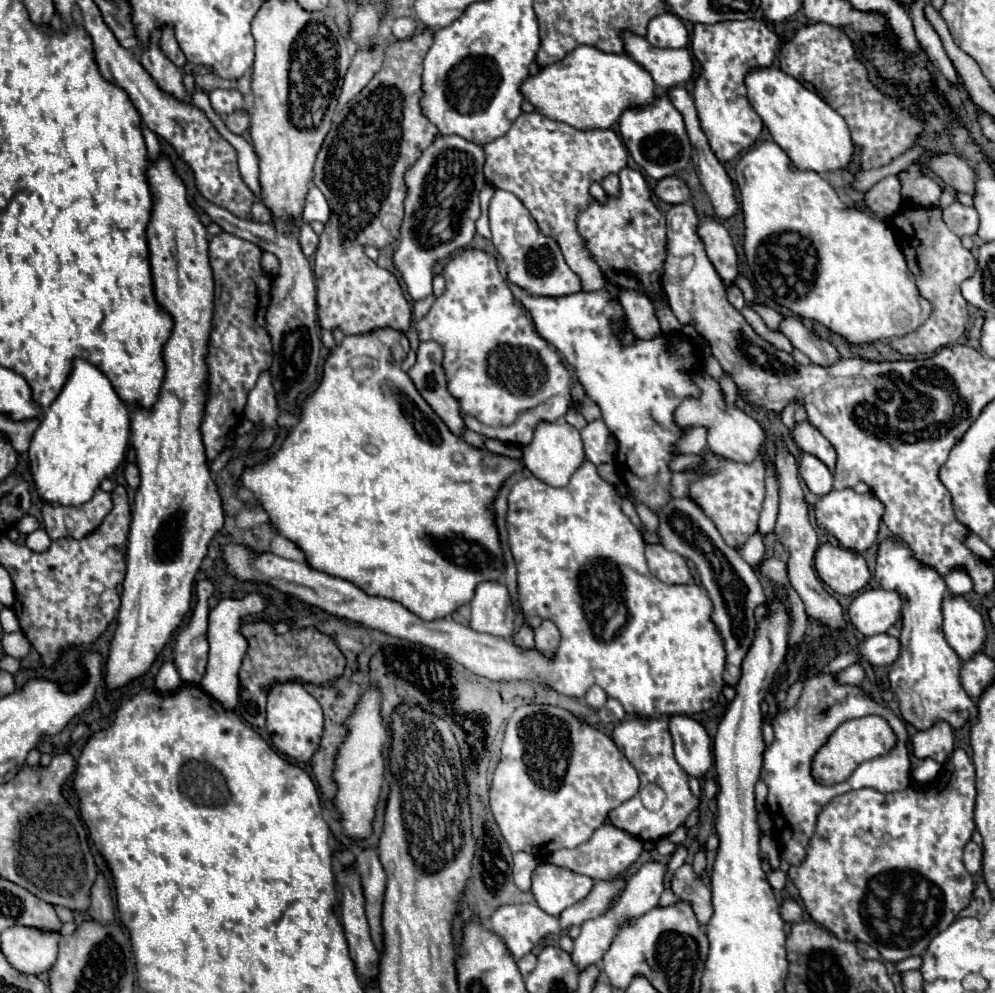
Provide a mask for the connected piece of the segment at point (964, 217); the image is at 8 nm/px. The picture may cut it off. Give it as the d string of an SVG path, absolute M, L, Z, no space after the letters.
M953 202L949 208L943 210L945 224L961 238L961 236L973 236L979 228L979 216L975 208L967 208L961 202Z

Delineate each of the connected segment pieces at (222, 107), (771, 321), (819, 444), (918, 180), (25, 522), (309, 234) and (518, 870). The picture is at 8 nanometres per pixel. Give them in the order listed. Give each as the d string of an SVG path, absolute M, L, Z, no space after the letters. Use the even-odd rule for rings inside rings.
M211 90L209 100L211 100L213 110L219 116L231 114L231 112L243 108L243 96L237 90Z
M749 304L753 310L757 310L757 314L765 320L765 324L767 324L767 328L769 330L775 330L775 332L779 332L781 330L781 320L783 320L783 316L777 312L777 310L773 310L773 308L767 308L767 306L759 306L759 304Z
M799 422L795 424L795 428L791 430L793 440L797 442L797 446L807 452L817 456L821 462L825 462L831 470L835 468L835 450L829 444L829 440L811 424L811 422Z
M913 164L909 170L899 174L903 176L903 200L911 200L911 204L919 204L925 208L939 206L941 188L935 180L931 180L929 176L911 176L911 180L907 180L907 172L915 172L915 168L919 168L919 164Z
M23 516L21 520L17 520L17 530L21 532L21 534L31 534L31 532L35 532L39 528L39 522L33 518L33 516Z
M301 224L301 232L299 232L299 244L305 256L311 256L317 250L319 244L319 236L311 230L309 224Z
M519 852L513 856L513 880L519 890L523 890L523 892L531 890L531 876L533 876L537 864L539 864L539 860L531 854Z

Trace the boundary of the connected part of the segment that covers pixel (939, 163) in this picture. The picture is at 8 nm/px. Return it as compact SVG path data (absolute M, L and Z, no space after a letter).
M933 154L929 158L929 170L937 172L953 190L975 194L977 176L967 160L961 160L955 154Z

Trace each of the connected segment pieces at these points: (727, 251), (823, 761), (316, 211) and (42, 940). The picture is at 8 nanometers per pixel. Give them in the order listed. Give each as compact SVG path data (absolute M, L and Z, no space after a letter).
M701 216L699 236L703 238L705 248L707 248L707 256L713 262L715 270L719 272L719 276L727 284L733 284L735 278L739 276L737 252L735 252L733 240L731 240L729 232L725 230L725 226L721 222L713 220L713 218Z
M863 716L857 720L849 720L831 734L827 748L823 748L819 756L815 756L815 768L813 768L815 778L823 780L823 784L835 784L835 780L845 780L861 762L889 754L895 744L897 744L897 736L885 718Z
M311 186L307 196L305 196L305 204L303 204L303 214L301 214L303 222L327 222L329 220L329 206L327 200L323 196L323 192L317 186Z
M7 928L1 932L1 952L23 974L49 972L57 960L59 934L35 932L35 928Z

